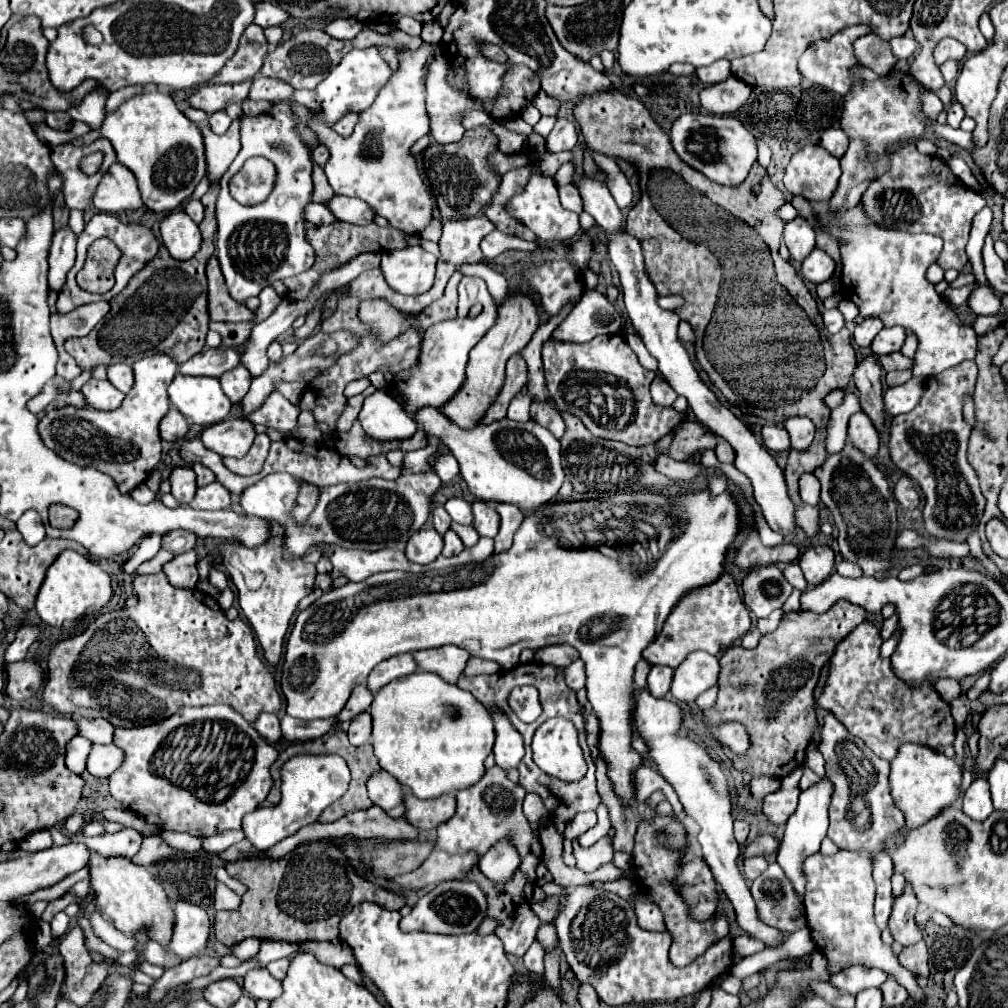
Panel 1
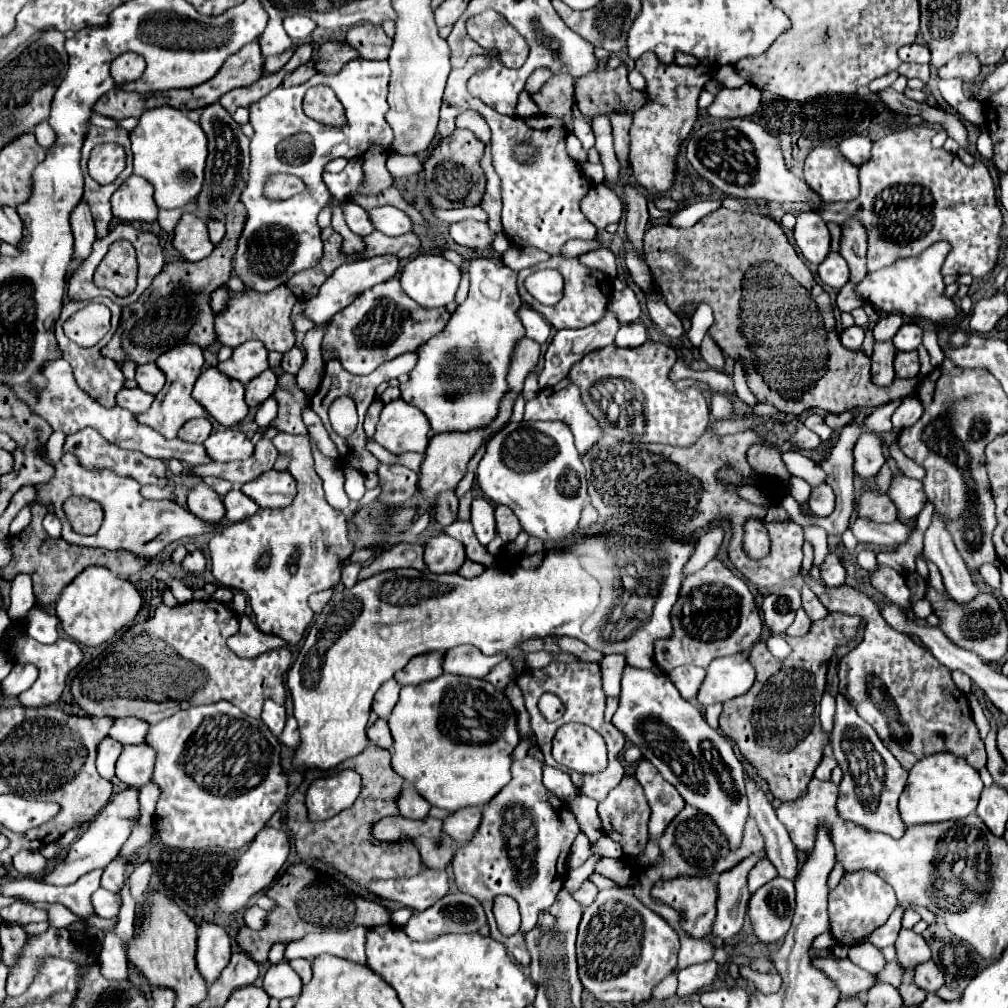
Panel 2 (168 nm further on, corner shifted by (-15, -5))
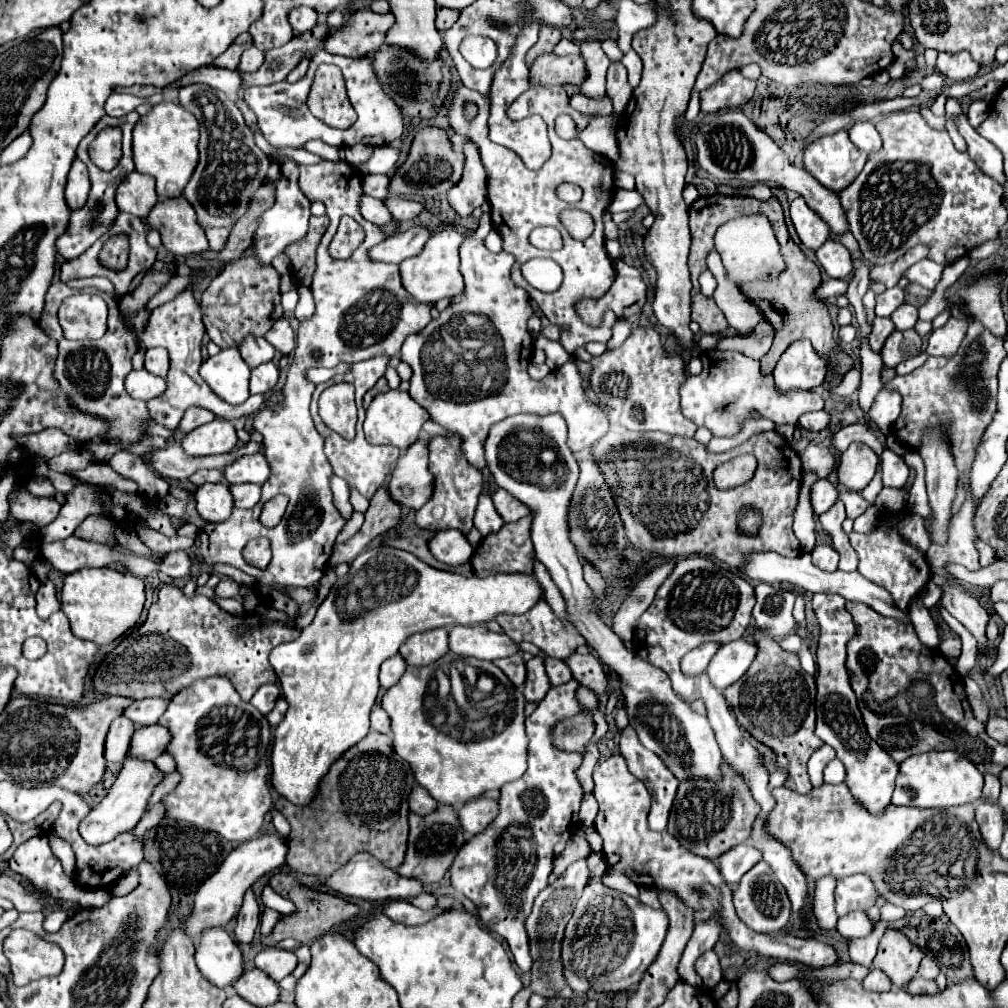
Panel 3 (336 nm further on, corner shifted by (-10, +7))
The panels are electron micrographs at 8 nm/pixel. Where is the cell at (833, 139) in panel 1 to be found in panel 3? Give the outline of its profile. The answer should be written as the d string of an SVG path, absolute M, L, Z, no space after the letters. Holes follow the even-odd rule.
M857 121L849 129L849 139L857 149L861 149L865 153L875 153L875 151L881 149L881 137L879 137L879 133L877 133L873 123Z

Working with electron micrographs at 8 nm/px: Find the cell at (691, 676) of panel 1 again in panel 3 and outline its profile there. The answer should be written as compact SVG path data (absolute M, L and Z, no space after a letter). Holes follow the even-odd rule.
M737 639L723 645L707 667L711 685L717 689L725 689L733 685L737 679L745 675L745 671L755 659L755 653L757 653L755 645L747 643L745 639Z

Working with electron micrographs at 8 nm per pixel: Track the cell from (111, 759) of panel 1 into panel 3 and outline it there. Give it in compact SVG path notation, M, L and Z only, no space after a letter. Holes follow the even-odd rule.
M161 725L137 727L131 739L127 757L137 757L141 761L155 761L165 751L169 739L171 735Z

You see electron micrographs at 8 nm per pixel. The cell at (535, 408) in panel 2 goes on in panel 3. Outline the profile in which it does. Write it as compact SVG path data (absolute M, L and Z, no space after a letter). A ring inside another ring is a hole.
M485 213L475 233L465 233L461 245L463 293L453 297L439 319L433 319L423 331L407 337L401 347L401 361L413 371L409 381L411 397L427 409L435 423L461 437L461 451L475 469L485 467L483 443L489 427L509 415L561 413L569 427L567 443L571 451L591 447L609 431L607 415L585 397L581 373L573 361L567 361L541 381L533 381L527 375L533 345L533 337L527 331L527 319L533 309L527 293L511 281L509 271L515 259L505 251L491 253L485 247L484 238L491 229L491 215ZM449 337L469 339L467 345L471 351L465 351L463 357L451 351L453 355L447 353L447 357L455 359L439 361L437 351L449 351Z

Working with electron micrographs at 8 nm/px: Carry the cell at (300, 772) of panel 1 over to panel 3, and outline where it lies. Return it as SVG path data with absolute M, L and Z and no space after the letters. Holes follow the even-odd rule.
M263 833L257 835L249 841L243 841L237 849L233 849L227 859L223 861L223 865L217 869L217 873L213 873L197 891L195 895L195 907L191 917L187 919L187 923L183 925L183 929L191 935L191 937L199 937L201 929L207 927L223 927L227 925L241 909L243 903L243 895L247 893L247 889L267 871L275 871L285 863L285 855L287 855L287 841L283 837L279 837L277 833Z

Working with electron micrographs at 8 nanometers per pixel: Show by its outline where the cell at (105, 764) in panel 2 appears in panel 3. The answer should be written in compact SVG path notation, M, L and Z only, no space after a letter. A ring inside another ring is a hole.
M117 717L111 723L107 739L105 739L105 759L107 761L123 761L125 759L133 731L135 731L135 725L131 725L131 721L127 721L125 717Z

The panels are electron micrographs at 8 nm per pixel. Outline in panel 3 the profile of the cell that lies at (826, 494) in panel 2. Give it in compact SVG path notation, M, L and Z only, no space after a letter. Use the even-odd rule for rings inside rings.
M819 479L811 485L811 505L815 515L825 513L837 501L837 487L827 479Z

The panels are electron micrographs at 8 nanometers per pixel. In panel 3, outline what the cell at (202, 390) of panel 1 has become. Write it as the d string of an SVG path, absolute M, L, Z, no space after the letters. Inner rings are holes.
M235 347L223 349L203 361L199 375L229 405L239 405L249 397L249 367Z

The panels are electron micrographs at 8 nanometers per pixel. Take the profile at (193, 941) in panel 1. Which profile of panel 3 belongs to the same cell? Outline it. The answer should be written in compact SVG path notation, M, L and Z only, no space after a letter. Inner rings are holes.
M221 927L201 933L195 963L203 977L217 987L231 985L243 971L241 949Z

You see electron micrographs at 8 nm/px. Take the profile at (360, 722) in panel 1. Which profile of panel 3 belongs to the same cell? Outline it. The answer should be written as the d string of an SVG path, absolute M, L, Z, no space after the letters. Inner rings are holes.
M375 707L371 711L371 729L373 731L379 731L383 735L391 735L391 729L389 729L389 717L387 713L381 709L381 707Z

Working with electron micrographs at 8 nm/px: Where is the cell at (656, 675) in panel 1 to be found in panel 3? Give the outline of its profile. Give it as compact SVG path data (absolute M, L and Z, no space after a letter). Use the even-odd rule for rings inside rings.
M705 643L705 645L701 645L699 649L693 649L691 653L687 653L687 655L681 659L681 671L683 671L685 675L689 675L689 677L699 677L699 675L707 669L711 657L715 655L715 651L717 651L719 647L721 647L721 645Z

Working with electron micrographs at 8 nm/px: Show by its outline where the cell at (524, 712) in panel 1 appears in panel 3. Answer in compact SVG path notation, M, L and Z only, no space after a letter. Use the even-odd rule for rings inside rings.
M577 681L551 687L533 715L527 717L527 771L521 779L505 783L499 789L497 817L459 849L449 869L453 889L471 899L479 909L481 923L509 943L513 959L521 971L531 969L525 919L531 913L537 893L549 885L555 859L553 849L557 841L567 841L577 833L575 825L583 789L575 777L575 769L581 765L583 757L579 753L563 753L555 749L549 739L553 723L581 711L575 699L577 687Z

